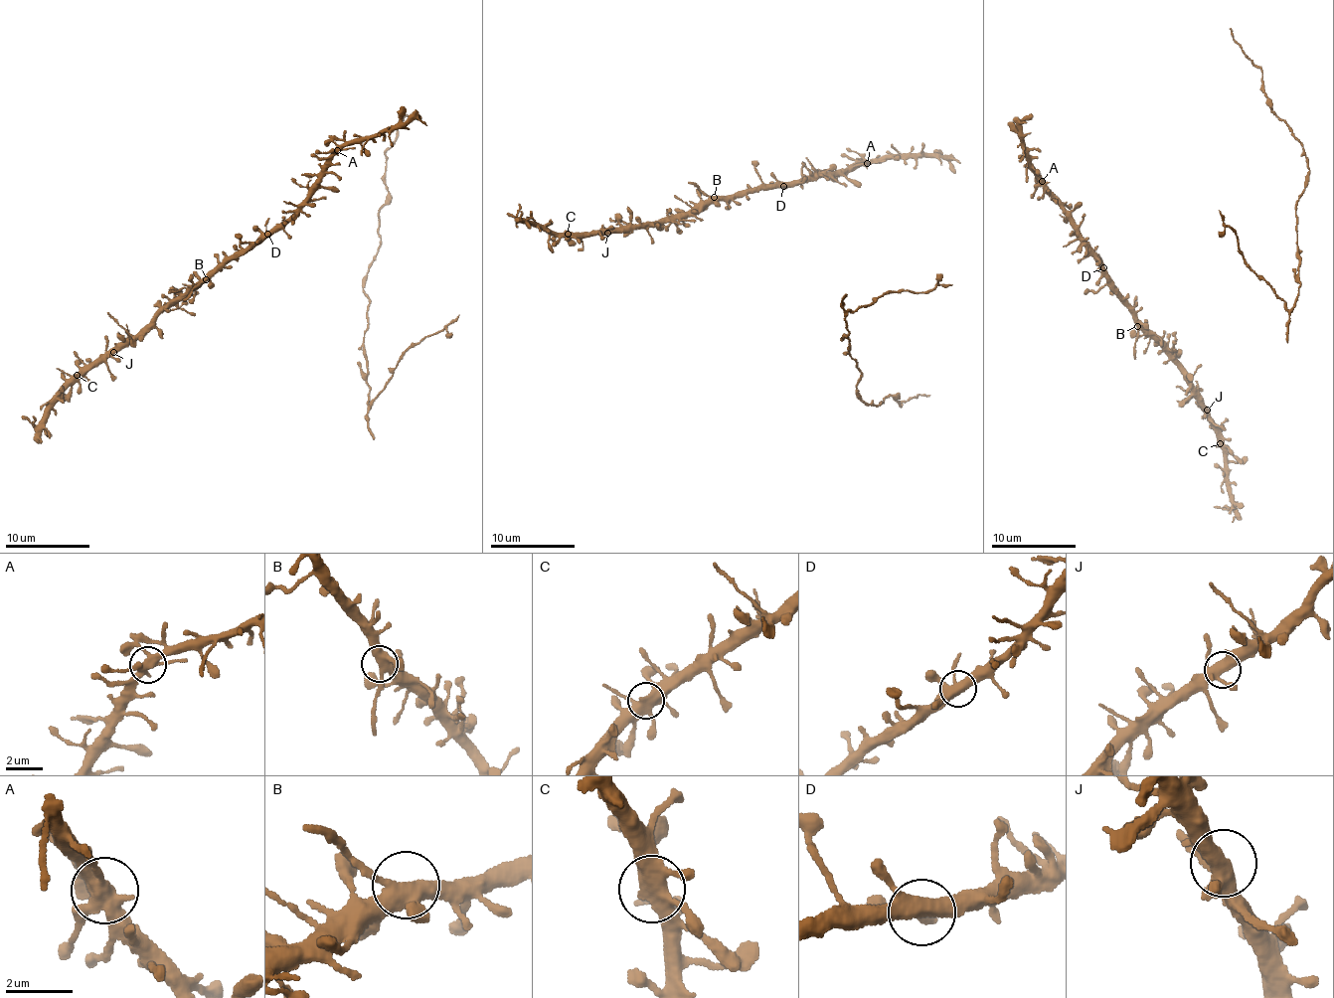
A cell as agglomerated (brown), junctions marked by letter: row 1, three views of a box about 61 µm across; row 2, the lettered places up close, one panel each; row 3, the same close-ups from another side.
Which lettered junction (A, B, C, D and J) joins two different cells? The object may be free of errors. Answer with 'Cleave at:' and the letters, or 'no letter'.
Cleave at: no letter

